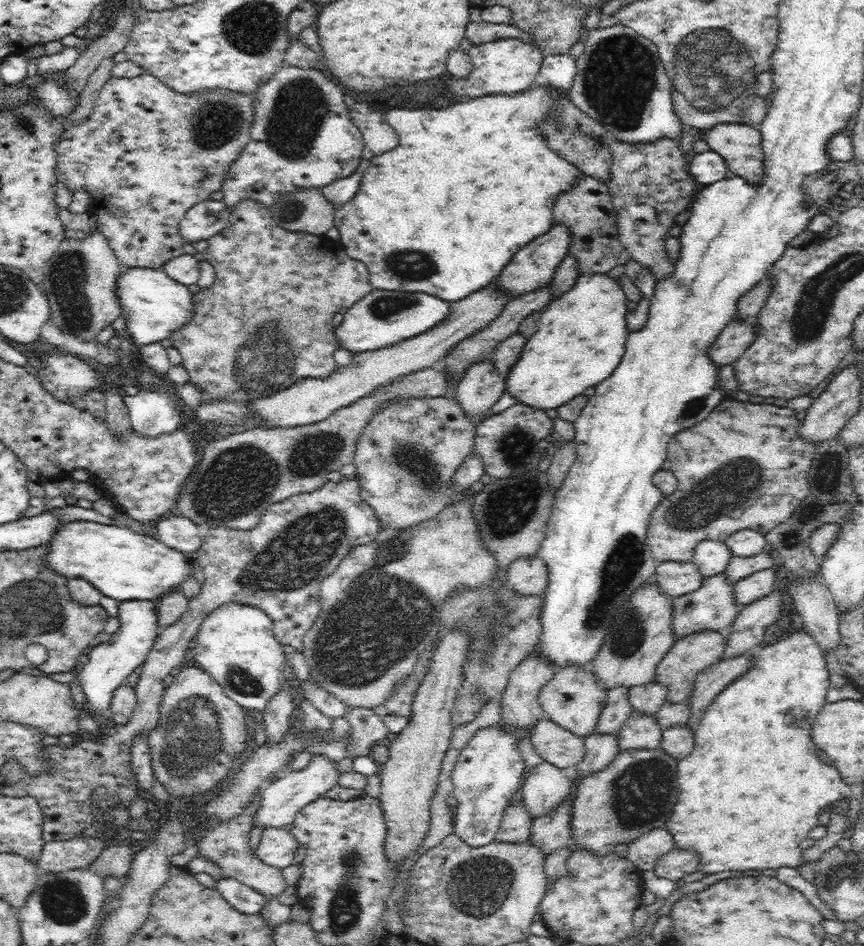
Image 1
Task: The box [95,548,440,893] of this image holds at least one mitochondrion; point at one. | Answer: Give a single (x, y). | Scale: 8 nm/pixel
(194, 739)

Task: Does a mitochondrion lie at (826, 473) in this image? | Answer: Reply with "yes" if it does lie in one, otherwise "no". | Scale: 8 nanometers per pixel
yes

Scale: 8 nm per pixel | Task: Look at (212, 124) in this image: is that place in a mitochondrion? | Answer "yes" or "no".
yes

